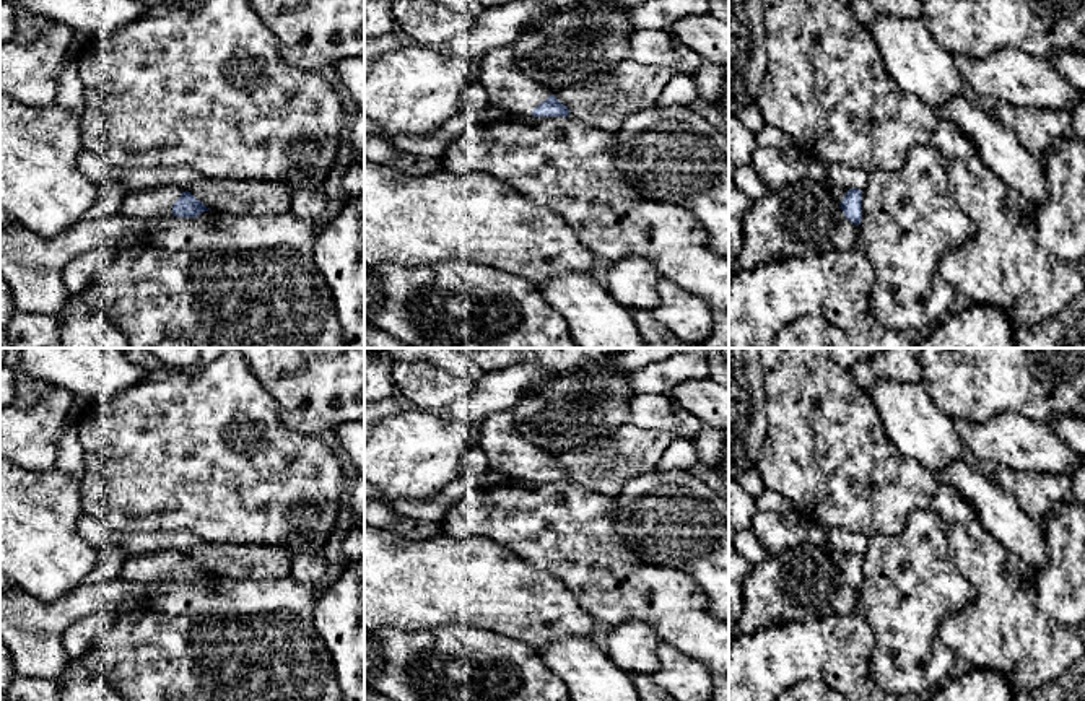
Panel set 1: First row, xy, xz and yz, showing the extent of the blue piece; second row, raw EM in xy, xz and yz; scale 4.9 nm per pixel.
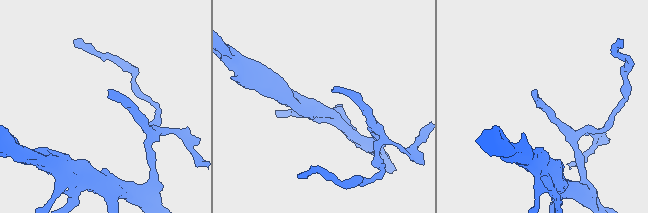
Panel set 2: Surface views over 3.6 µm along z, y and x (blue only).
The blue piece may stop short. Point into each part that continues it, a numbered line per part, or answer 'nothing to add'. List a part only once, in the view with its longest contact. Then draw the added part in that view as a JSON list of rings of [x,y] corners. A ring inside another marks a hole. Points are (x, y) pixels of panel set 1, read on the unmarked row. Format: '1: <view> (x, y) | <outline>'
1: xy (156, 566) | [[[156,550],[127,558],[122,577],[143,584],[166,584],[172,581],[172,571],[185,553],[177,550]]]

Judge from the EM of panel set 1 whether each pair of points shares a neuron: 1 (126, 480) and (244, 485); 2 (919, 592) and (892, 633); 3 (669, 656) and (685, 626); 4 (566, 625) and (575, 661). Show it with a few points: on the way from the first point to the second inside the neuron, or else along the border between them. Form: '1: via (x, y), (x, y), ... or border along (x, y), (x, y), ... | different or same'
1: via (155, 480), (215, 480) | same
2: via (910, 602), (905, 607), (905, 620), (901, 623) | same
3: border along (661, 641), (706, 667) | different
4: border along (591, 636), (555, 638), (537, 649) | different

